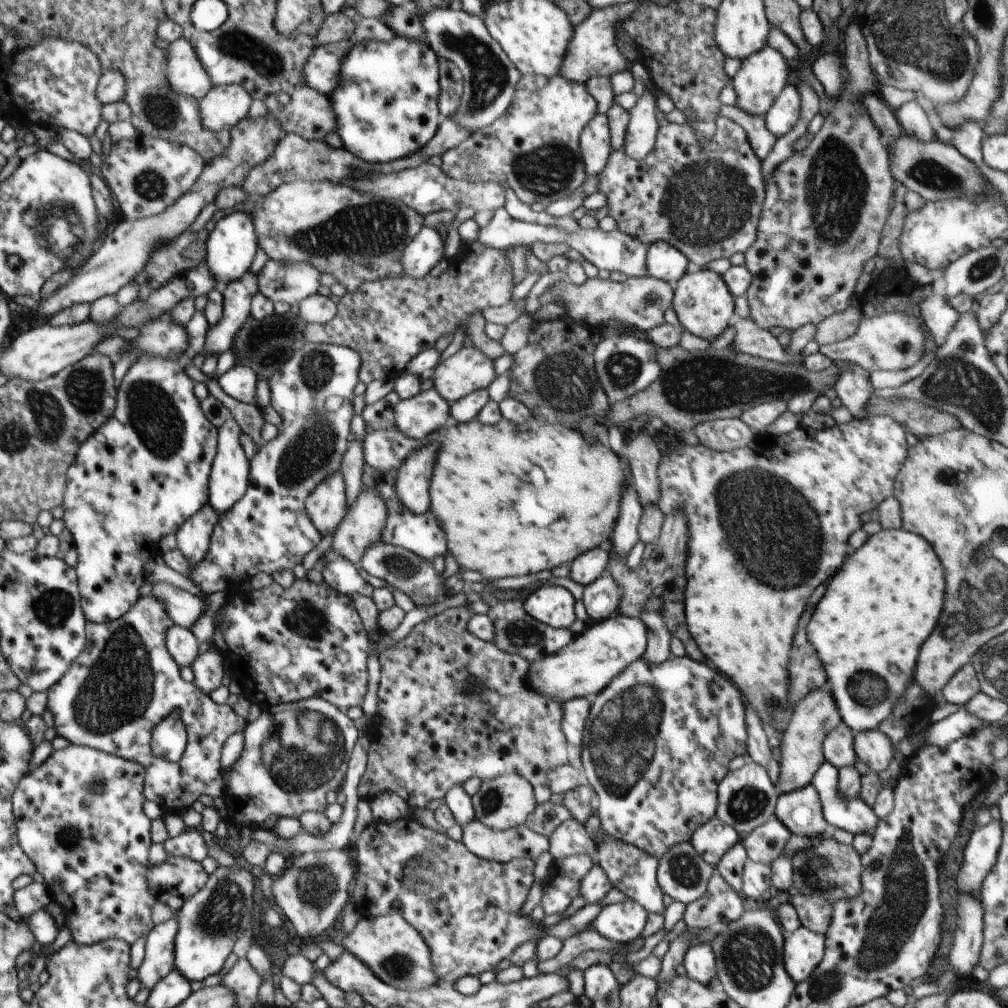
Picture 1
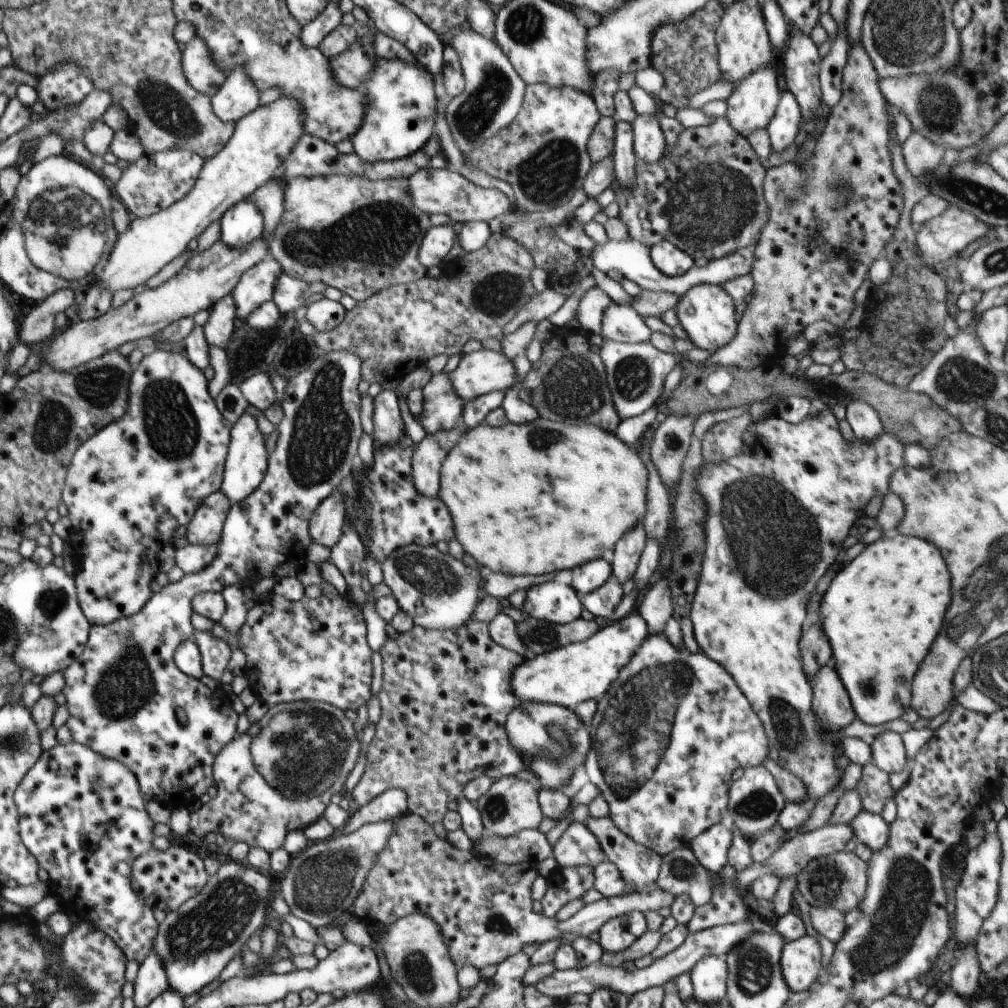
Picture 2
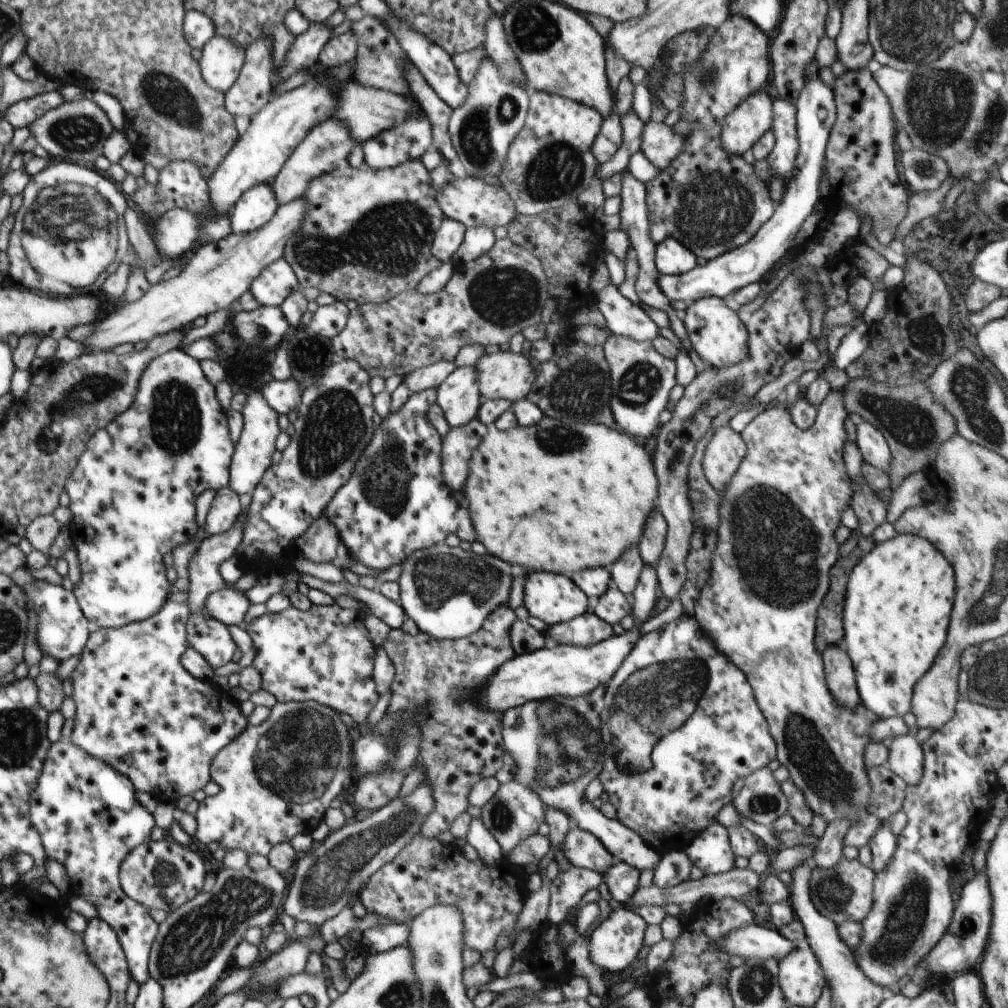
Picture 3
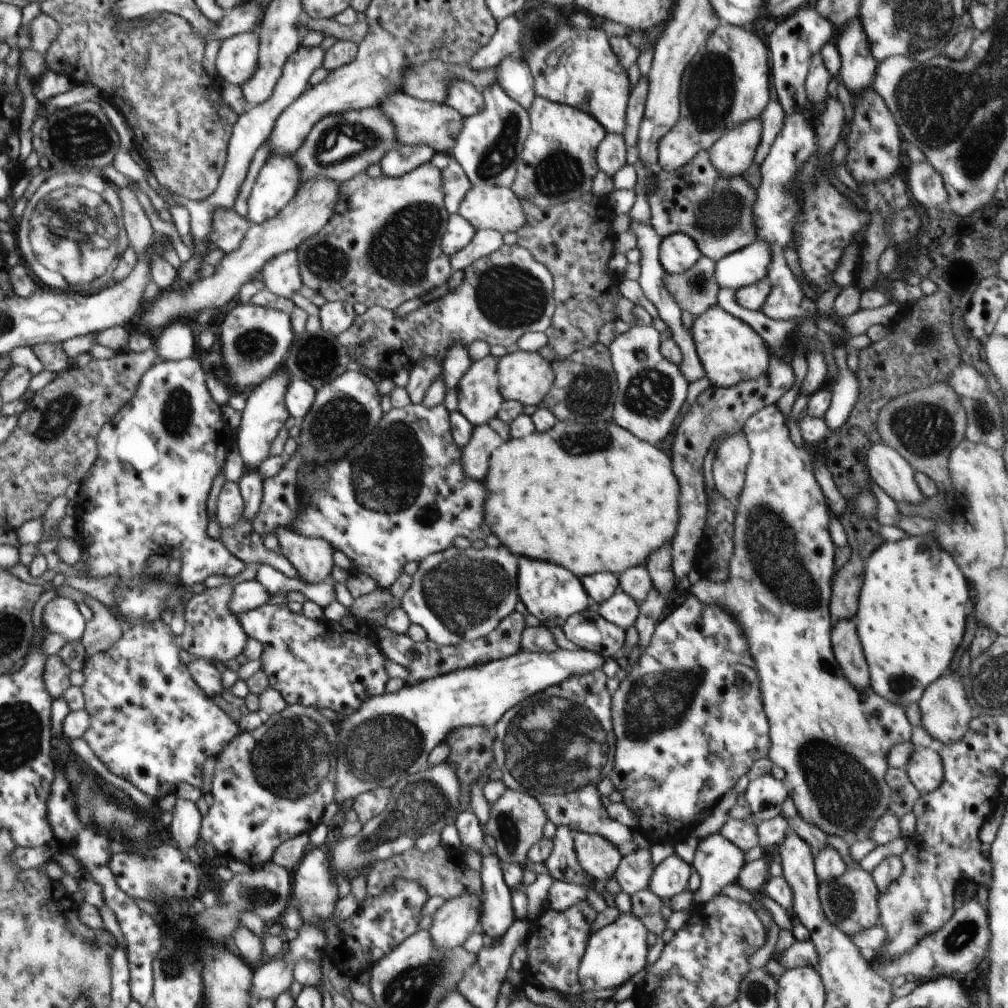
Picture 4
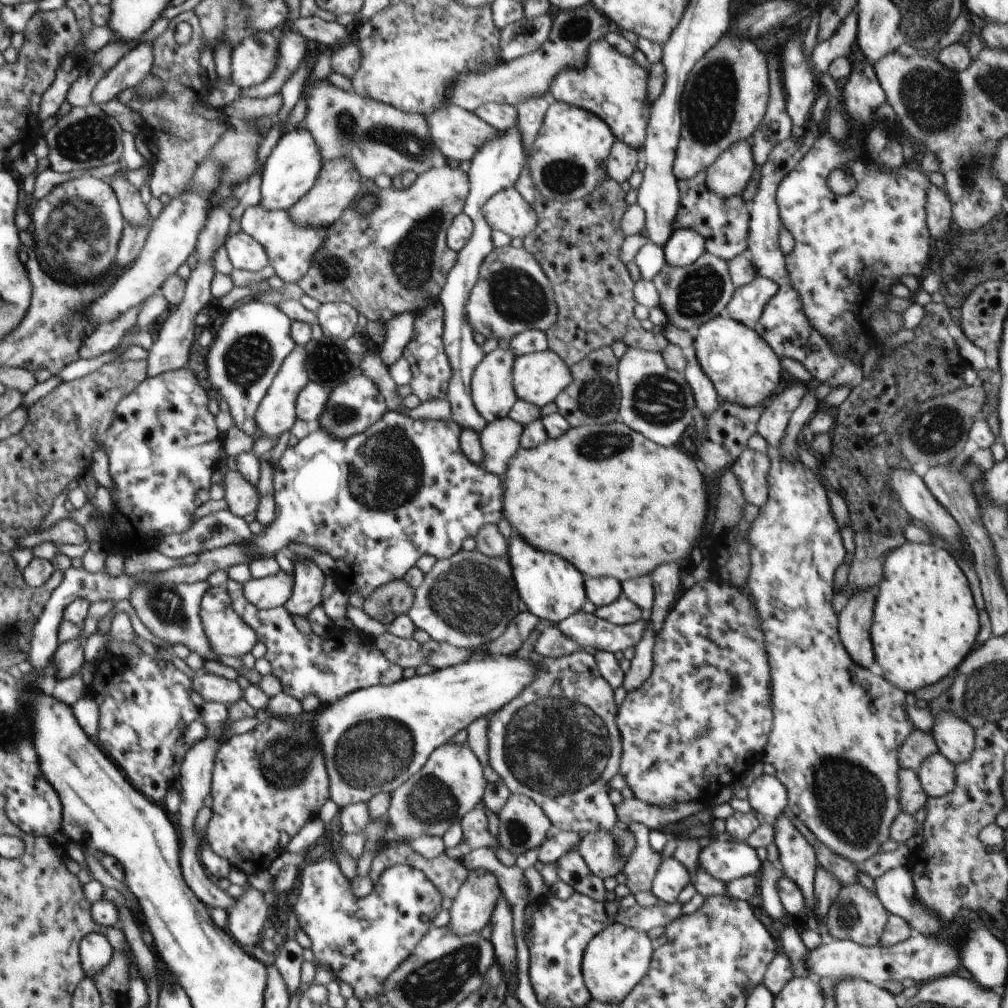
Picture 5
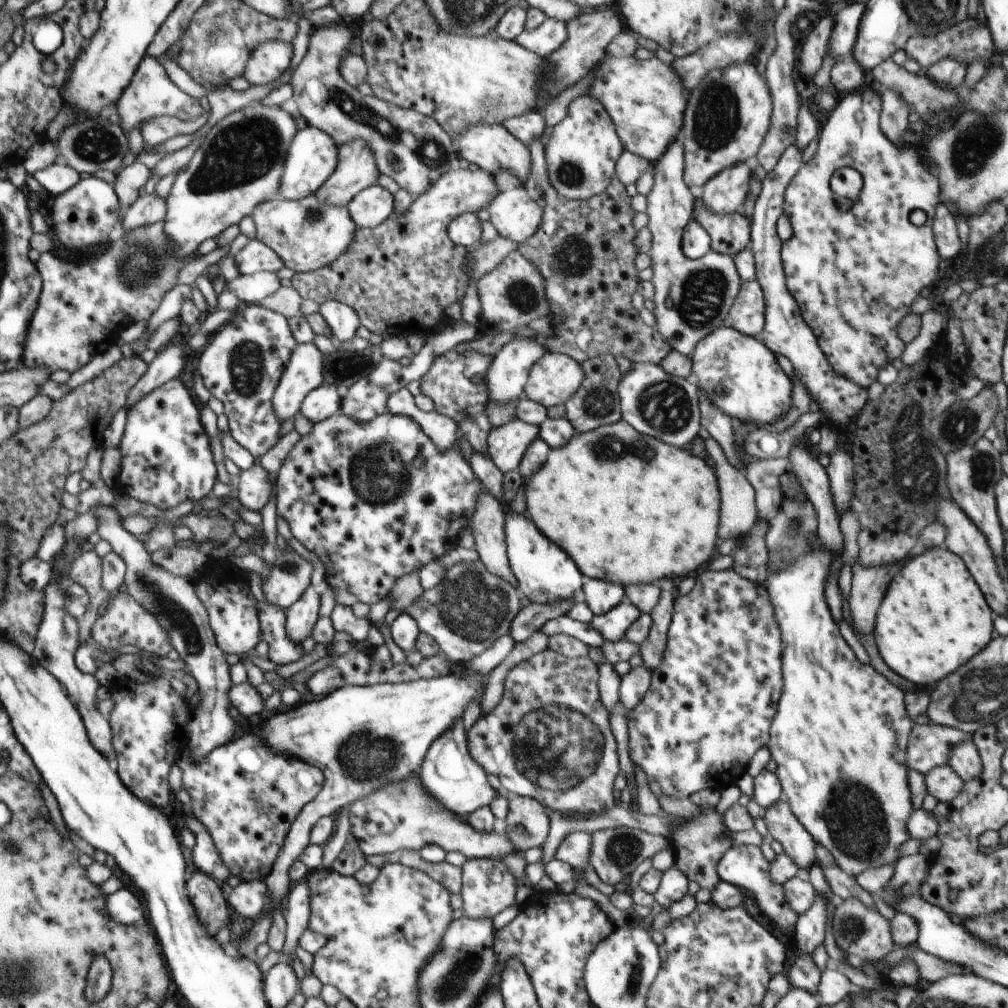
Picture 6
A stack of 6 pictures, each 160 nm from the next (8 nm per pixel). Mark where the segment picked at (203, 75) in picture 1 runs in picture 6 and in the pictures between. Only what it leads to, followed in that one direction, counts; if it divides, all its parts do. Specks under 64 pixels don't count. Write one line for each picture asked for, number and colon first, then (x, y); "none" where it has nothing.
2: (202, 75)
3: (222, 58)
4: (237, 60)
5: (252, 61)
6: (268, 61)

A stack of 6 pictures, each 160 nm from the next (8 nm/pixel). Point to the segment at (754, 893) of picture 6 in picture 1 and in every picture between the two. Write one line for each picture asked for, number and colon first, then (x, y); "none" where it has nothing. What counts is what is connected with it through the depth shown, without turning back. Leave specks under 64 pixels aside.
1: (711, 840)
2: (711, 847)
3: (711, 851)
4: (718, 861)
5: (725, 860)

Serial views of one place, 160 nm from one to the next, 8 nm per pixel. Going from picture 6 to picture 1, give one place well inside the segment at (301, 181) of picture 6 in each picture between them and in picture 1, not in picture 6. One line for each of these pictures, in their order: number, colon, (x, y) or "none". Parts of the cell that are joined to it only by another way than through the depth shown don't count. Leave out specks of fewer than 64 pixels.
1: (231, 246)
2: (242, 224)
3: (257, 205)
4: (278, 181)
5: (290, 171)

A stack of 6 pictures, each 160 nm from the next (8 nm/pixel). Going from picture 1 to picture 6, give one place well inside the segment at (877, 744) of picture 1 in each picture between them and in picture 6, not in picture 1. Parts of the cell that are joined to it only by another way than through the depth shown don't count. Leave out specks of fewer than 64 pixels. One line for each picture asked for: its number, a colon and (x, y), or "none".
2: (888, 753)
3: (906, 757)
4: (925, 769)
5: (937, 775)
6: (942, 782)

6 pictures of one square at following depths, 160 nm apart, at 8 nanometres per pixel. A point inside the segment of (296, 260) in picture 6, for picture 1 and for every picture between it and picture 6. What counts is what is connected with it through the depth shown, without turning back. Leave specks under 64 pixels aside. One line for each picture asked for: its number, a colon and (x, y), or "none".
1: (237, 296)
2: (256, 286)
3: (274, 284)
4: (281, 274)
5: (290, 247)

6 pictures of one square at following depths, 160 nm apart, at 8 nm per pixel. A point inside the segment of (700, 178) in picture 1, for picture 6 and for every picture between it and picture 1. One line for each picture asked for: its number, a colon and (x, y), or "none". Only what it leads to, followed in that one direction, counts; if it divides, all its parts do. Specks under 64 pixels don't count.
2: (705, 196)
3: (711, 201)
4: (717, 212)
5: (724, 223)
6: (730, 233)

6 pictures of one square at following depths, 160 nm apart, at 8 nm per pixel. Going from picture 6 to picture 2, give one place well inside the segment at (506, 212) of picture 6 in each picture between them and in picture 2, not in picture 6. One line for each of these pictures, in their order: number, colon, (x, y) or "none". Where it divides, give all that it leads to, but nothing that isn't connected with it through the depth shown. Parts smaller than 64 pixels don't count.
2: (433, 191)
3: (473, 202)
4: (486, 207)
5: (508, 211)

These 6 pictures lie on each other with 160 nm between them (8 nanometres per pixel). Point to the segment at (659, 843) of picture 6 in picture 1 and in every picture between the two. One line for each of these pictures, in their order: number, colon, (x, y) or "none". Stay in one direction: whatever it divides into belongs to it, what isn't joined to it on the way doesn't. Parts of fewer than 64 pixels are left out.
1: (571, 838)
2: (577, 846)
3: (581, 848)
4: (598, 856)
5: (606, 852)

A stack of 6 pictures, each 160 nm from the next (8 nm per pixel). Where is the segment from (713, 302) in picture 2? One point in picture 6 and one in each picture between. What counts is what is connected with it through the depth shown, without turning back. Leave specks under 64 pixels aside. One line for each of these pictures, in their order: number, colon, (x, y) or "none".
3: (715, 331)
4: (731, 351)
5: (742, 366)
6: (739, 374)

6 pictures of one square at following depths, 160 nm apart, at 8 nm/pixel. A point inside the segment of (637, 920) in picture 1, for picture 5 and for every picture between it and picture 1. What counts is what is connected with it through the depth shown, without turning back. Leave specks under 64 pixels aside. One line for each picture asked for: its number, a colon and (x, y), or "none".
2: (619, 933)
3: (614, 945)
4: (613, 954)
5: (617, 959)

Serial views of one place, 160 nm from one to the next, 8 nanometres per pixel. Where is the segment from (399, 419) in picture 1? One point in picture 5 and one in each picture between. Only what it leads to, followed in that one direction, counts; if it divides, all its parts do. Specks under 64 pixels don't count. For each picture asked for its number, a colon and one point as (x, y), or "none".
2: (441, 408)
3: (459, 397)
4: (480, 399)
5: (492, 388)

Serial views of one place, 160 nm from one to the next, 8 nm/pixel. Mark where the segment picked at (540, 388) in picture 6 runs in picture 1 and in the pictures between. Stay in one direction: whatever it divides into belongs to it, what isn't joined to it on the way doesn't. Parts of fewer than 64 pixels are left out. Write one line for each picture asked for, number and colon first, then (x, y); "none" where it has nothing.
1: (469, 370)
2: (478, 373)
3: (507, 375)
4: (524, 376)
5: (539, 377)

